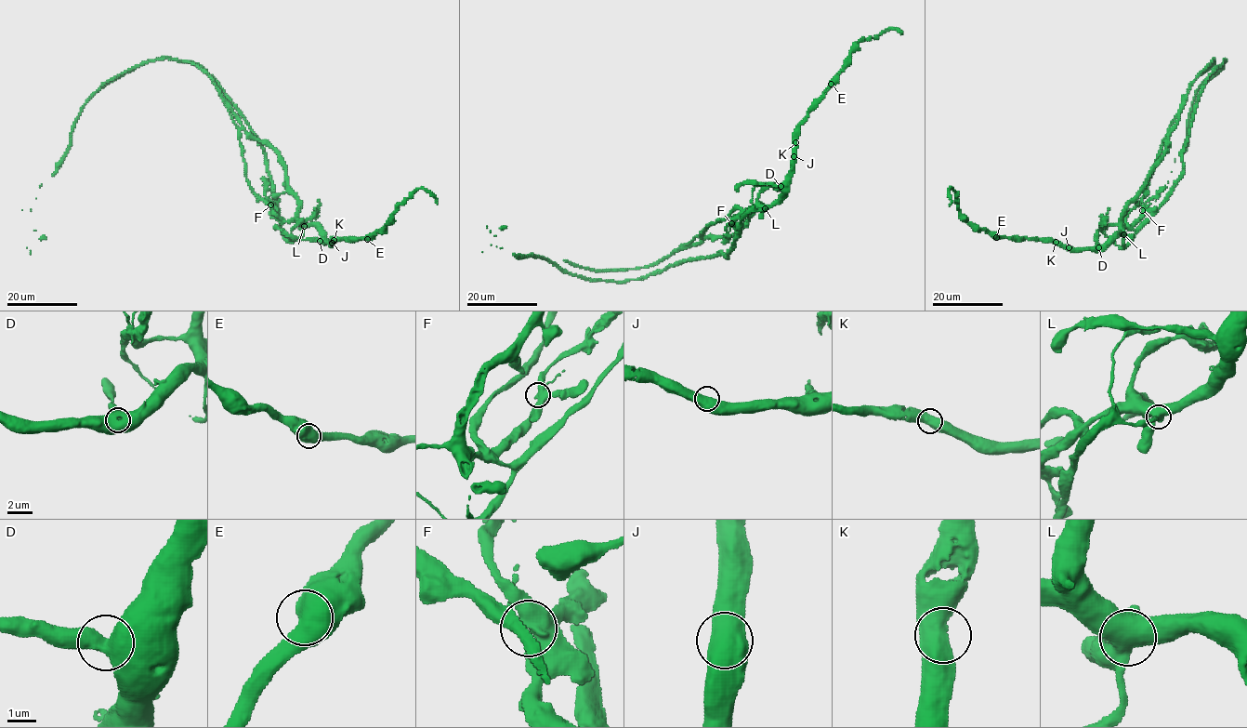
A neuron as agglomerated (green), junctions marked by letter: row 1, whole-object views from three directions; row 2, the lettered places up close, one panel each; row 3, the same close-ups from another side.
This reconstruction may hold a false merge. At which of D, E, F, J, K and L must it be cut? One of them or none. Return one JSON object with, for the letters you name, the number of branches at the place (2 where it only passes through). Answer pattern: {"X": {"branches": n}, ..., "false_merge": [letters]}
{"L": {"branches": 2}, "false_merge": ["L"]}

